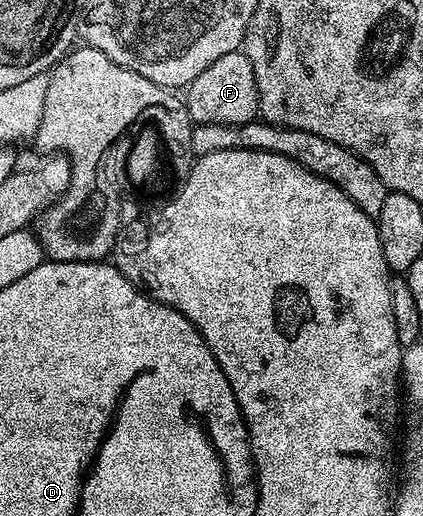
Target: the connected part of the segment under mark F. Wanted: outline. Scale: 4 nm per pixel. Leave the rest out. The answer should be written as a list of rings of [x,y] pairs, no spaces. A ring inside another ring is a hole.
[[[243,50],[218,57],[214,65],[198,73],[186,88],[186,106],[193,124],[242,125],[253,122],[260,114],[258,81],[254,81],[254,65],[250,65]]]

